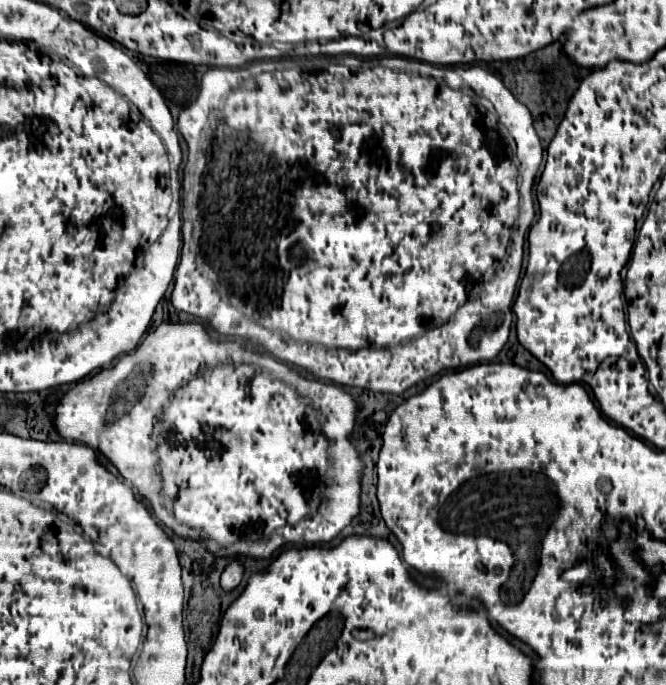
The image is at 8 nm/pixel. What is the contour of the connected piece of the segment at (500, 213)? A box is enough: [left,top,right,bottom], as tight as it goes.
[171,56,543,394]

